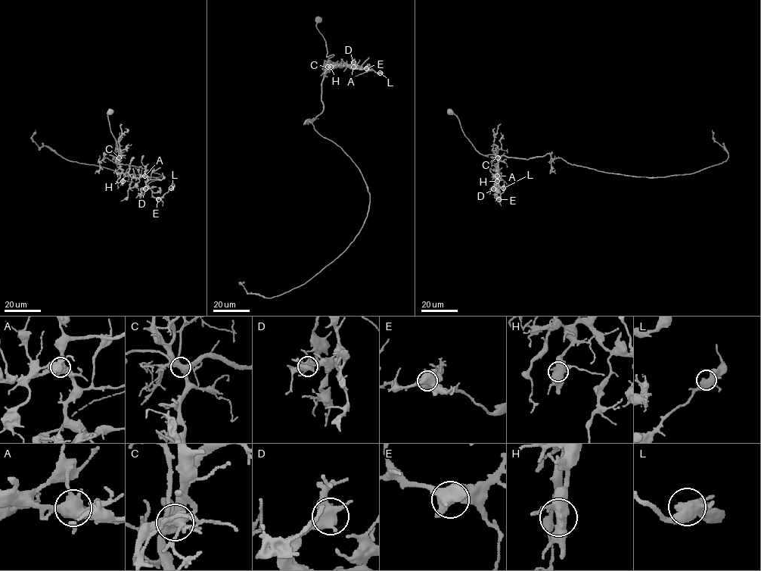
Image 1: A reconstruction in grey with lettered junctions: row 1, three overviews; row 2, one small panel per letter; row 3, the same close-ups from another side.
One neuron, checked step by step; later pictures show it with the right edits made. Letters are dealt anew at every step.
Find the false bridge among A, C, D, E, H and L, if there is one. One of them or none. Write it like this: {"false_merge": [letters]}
{"false_merge": ["A"]}

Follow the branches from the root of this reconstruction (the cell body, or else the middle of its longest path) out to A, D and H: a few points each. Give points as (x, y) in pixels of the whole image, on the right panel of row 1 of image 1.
A: (451, 111), (458, 118), (464, 135), (479, 153), (486, 156), (494, 154), (498, 157), (497, 176)
D: (451, 111), (479, 153), (486, 156), (494, 154), (498, 159), (496, 178), (499, 187), (493, 188)
H: (451, 111), (458, 118), (464, 135), (479, 153), (486, 156), (494, 154), (498, 157), (497, 181)

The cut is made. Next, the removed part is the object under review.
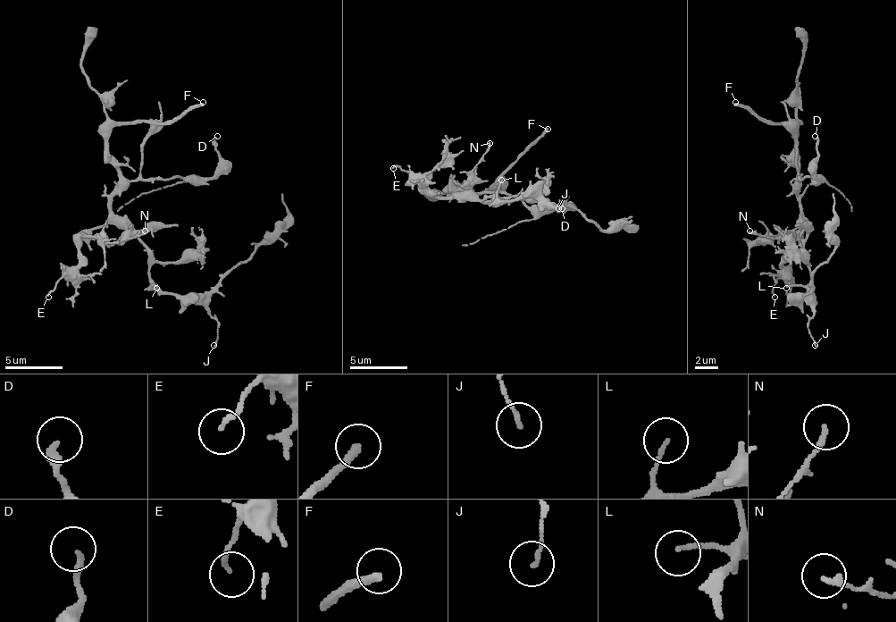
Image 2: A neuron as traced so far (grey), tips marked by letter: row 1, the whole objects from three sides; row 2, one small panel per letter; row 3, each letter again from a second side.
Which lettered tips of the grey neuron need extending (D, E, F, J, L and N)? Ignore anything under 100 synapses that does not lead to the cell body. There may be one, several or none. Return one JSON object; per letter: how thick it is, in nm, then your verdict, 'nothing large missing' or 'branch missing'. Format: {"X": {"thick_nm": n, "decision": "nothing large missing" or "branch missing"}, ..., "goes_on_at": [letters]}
{"D": {"thick_nm": 240, "decision": "nothing large missing"}, "E": {"thick_nm": 150, "decision": "nothing large missing"}, "F": {"thick_nm": 260, "decision": "branch missing"}, "J": {"thick_nm": 120, "decision": "nothing large missing"}, "L": {"thick_nm": 130, "decision": "nothing large missing"}, "N": {"thick_nm": 190, "decision": "nothing large missing"}, "goes_on_at": ["F"]}

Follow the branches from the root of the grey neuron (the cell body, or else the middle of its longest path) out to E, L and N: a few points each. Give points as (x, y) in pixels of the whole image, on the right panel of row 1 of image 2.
E: (804, 242), (804, 225), (804, 231), (789, 245), (789, 259), (772, 290), (774, 297)
L: (804, 242), (809, 282), (786, 288)
N: (804, 242), (807, 237), (804, 228), (783, 231), (778, 237), (760, 237), (749, 231)

